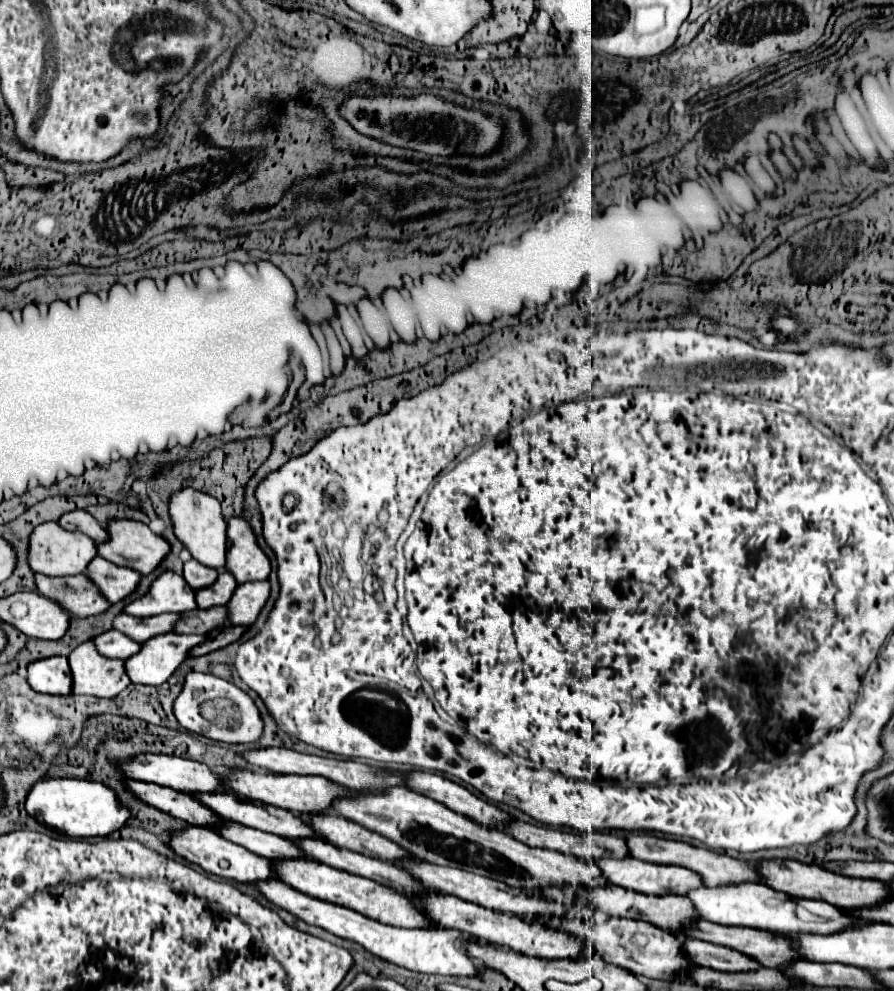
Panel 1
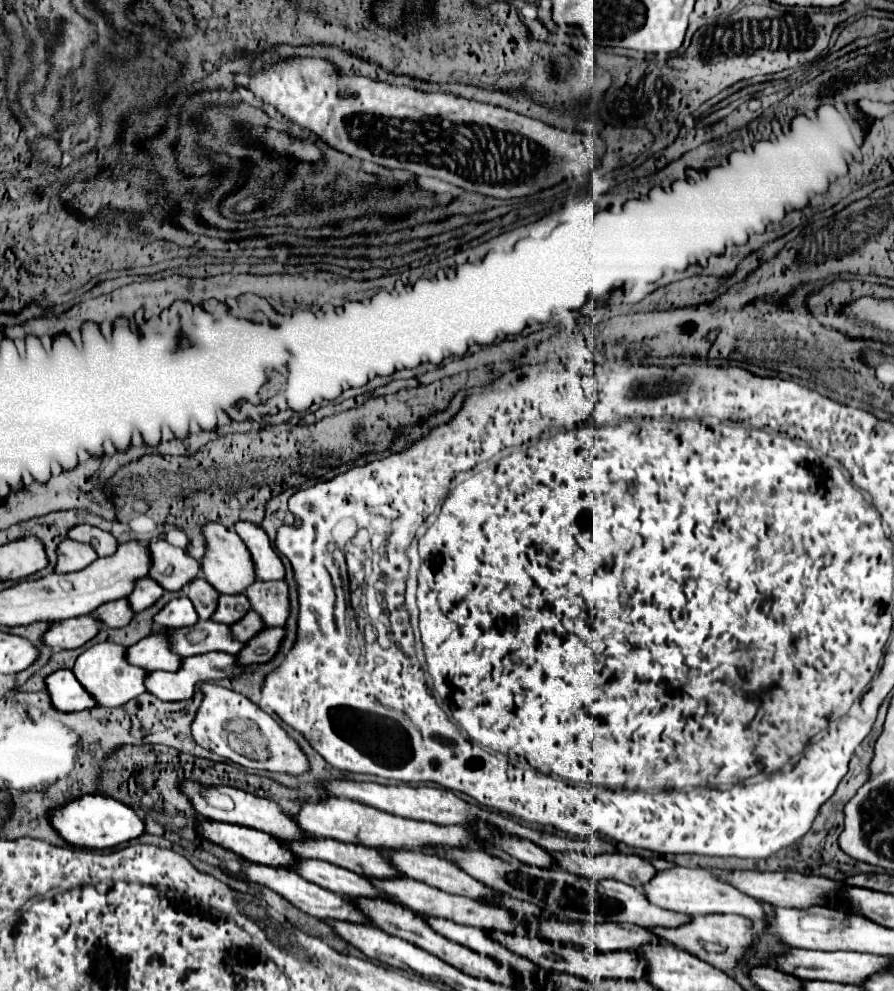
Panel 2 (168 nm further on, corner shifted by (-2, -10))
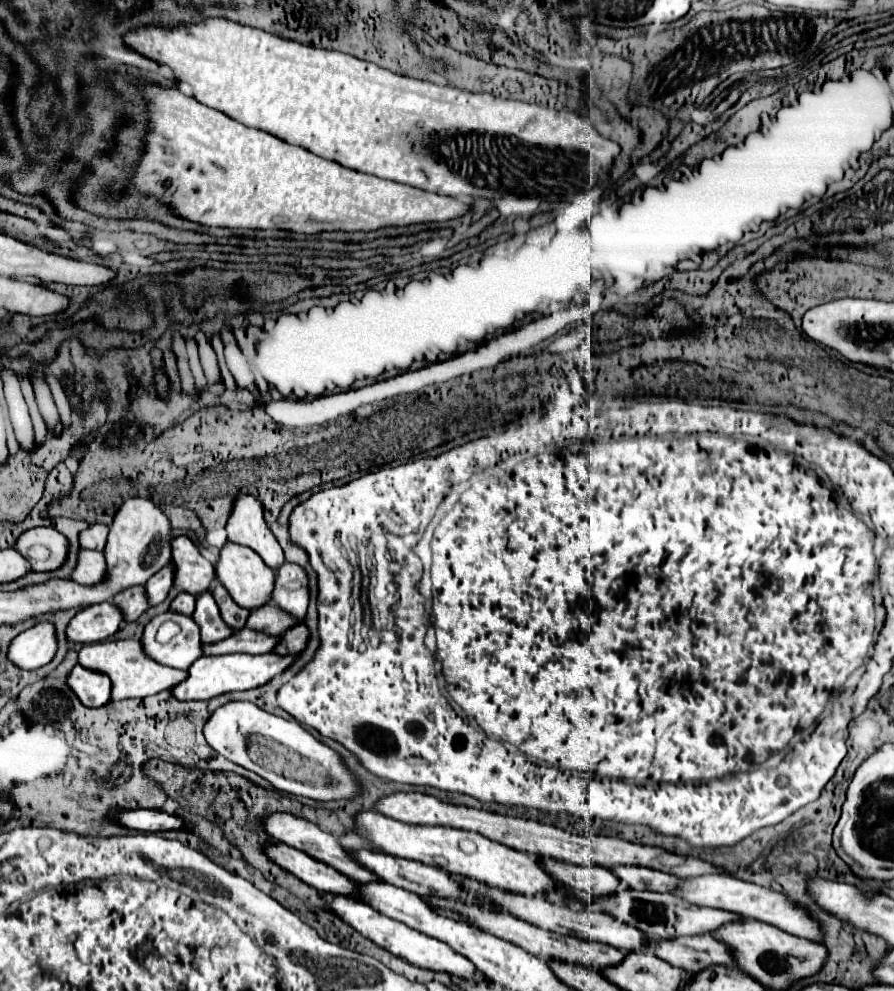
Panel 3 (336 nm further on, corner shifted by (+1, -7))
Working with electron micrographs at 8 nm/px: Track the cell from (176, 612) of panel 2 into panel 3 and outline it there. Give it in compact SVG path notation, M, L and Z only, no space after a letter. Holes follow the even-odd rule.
M179 593L171 603L173 613L181 613L181 615L187 615L187 617L193 615L193 609L195 609L195 597L189 595L189 593Z

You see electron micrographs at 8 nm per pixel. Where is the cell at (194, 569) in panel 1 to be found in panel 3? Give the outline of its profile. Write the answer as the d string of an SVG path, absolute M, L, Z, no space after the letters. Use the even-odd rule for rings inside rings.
M211 591L197 595L197 607L193 613L193 621L197 621L197 625L201 627L201 641L203 643L215 643L215 641L225 639L233 633L233 629L229 629L223 623Z

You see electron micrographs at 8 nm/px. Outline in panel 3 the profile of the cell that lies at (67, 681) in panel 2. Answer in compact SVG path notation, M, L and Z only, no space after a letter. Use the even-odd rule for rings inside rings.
M81 665L73 667L73 671L67 677L67 685L73 689L73 693L79 697L79 701L85 707L101 707L111 699L109 697L109 691L111 691L109 677L87 671Z

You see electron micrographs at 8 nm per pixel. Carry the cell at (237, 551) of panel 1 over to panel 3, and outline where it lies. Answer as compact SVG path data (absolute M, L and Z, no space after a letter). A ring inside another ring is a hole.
M241 495L227 521L227 537L233 543L251 547L271 569L283 565L283 549L263 519L261 503L251 495Z

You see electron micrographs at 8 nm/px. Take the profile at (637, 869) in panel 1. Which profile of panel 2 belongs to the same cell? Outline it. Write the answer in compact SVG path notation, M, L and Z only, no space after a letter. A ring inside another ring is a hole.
M674 866L670 870L658 872L648 882L648 886L644 886L640 890L644 890L644 894L648 896L648 900L652 900L652 904L656 904L660 908L674 910L674 912L682 912L682 914L688 914L688 916L698 916L698 914L740 914L740 916L746 916L754 922L764 918L762 904L756 898L746 896L744 892L740 892L732 884L716 878L714 874L710 874L704 868Z

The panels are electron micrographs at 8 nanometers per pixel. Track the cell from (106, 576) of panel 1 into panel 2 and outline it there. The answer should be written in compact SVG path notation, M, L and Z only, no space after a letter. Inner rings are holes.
M144 578L144 582L140 582L136 586L136 592L132 592L132 596L128 596L128 600L132 600L132 608L136 608L136 612L142 612L142 610L150 608L162 594L164 594L164 588L156 580Z

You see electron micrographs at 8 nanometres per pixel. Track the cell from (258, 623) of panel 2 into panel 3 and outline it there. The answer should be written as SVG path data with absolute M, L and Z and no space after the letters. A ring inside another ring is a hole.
M269 603L269 605L263 605L261 609L255 609L253 613L249 613L245 627L261 629L263 633L269 633L269 635L281 635L295 623L299 623L299 621L289 617L287 613L283 613L277 605Z

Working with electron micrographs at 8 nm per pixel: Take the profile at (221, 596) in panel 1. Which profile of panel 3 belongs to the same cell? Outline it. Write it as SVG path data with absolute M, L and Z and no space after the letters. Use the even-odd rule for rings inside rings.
M217 585L217 587L215 587L213 597L215 597L217 605L219 605L219 611L221 611L223 621L225 621L231 629L243 629L249 611L247 611L247 609L241 609L241 605L237 605L237 603L229 597L229 593L227 593L227 589L225 589L223 585Z

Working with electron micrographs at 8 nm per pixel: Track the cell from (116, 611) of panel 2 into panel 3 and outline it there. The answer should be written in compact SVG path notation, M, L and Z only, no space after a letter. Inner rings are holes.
M143 585L129 587L129 589L121 591L121 593L117 593L117 595L113 597L113 603L119 607L119 611L123 613L125 621L135 621L135 619L139 619L139 615L149 607Z

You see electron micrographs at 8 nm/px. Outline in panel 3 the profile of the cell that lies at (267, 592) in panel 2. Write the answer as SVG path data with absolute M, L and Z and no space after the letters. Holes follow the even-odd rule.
M283 563L275 577L271 603L277 603L293 619L303 619L307 613L309 591L305 569L295 563Z

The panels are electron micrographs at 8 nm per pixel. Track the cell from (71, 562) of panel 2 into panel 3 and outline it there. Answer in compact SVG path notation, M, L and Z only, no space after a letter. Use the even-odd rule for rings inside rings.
M79 549L77 565L73 569L73 577L77 583L93 585L105 577L105 557L101 551Z

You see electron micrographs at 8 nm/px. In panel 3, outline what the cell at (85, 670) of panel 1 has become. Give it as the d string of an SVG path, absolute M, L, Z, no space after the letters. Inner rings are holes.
M125 639L125 641L99 641L99 643L89 643L83 645L79 651L79 665L95 671L95 673L105 673L111 679L111 699L131 699L131 697L149 697L159 691L165 691L179 681L187 677L187 671L165 667L161 663L155 663L153 659L145 657L143 647L139 641Z

